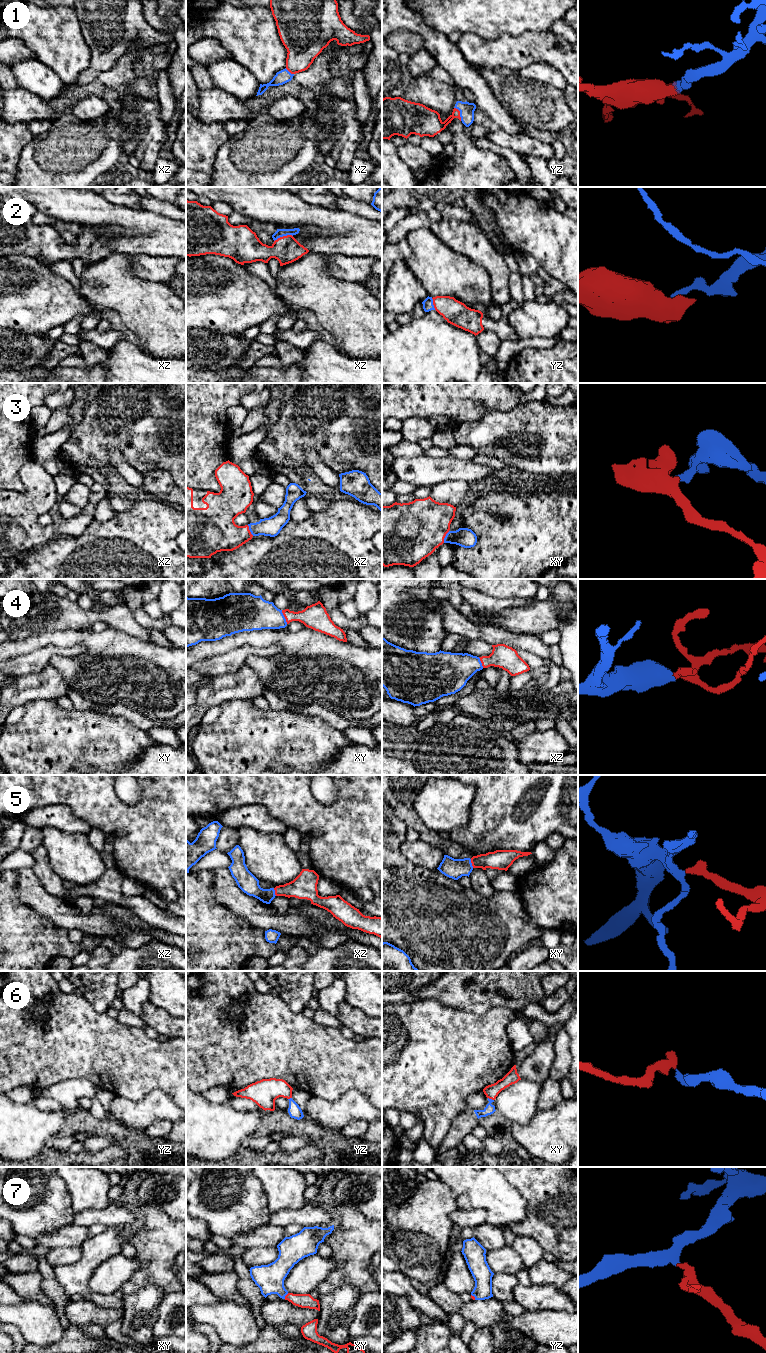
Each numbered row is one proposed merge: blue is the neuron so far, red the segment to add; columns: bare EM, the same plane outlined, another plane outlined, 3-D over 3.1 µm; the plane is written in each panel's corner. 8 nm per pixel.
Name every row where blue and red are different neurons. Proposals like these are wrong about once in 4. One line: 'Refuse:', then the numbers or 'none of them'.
Refuse: none of them

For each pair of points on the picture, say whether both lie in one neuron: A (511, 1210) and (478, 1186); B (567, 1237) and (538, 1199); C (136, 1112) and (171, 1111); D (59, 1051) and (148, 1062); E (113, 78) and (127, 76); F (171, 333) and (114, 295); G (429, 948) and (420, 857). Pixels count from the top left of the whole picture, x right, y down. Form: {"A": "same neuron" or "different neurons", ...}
{"A": "same neuron", "B": "same neuron", "C": "same neuron", "D": "same neuron", "E": "same neuron", "F": "same neuron", "G": "different neurons"}

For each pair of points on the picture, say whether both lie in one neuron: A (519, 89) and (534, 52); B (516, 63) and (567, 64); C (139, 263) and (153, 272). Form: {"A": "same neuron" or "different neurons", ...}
{"A": "different neurons", "B": "same neuron", "C": "same neuron"}

